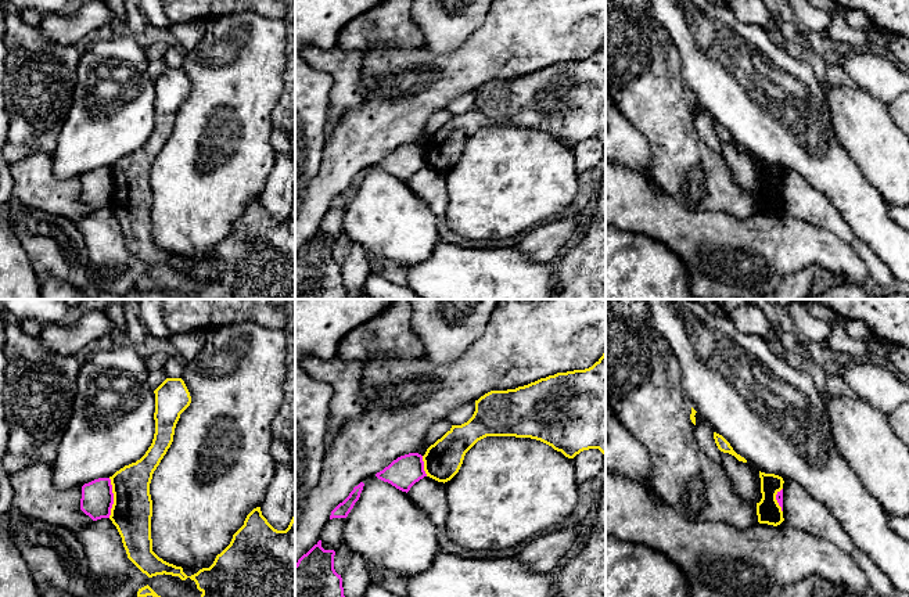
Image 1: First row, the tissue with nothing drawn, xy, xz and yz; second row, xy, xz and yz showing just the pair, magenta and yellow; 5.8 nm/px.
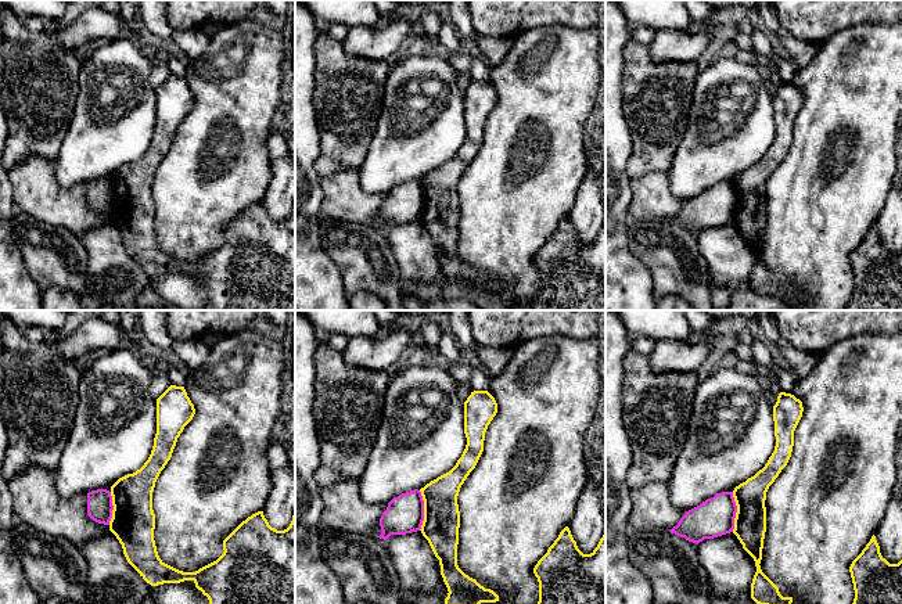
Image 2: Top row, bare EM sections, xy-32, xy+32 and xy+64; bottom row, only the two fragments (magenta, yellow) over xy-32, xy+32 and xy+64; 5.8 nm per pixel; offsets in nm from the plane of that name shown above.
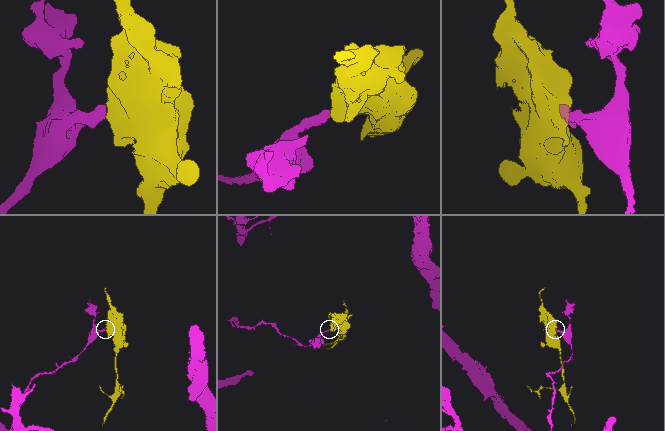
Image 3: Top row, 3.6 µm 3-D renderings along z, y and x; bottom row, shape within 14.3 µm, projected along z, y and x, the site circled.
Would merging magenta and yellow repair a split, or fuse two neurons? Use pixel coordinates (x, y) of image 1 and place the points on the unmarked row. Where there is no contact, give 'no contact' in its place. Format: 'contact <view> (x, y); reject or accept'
contact xy (112, 187); reject

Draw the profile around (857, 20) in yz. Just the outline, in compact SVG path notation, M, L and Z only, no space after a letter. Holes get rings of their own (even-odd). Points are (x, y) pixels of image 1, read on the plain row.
M847 10L845 21L848 26L855 30L869 29L872 25L870 19L862 11L858 10Z

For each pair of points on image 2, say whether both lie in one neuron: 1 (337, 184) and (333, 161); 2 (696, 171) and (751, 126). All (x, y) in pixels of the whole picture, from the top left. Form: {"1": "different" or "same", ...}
{"1": "different", "2": "same"}

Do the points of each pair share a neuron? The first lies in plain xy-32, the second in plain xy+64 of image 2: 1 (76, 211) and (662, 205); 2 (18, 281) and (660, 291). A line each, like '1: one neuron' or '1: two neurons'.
1: one neuron
2: two neurons

